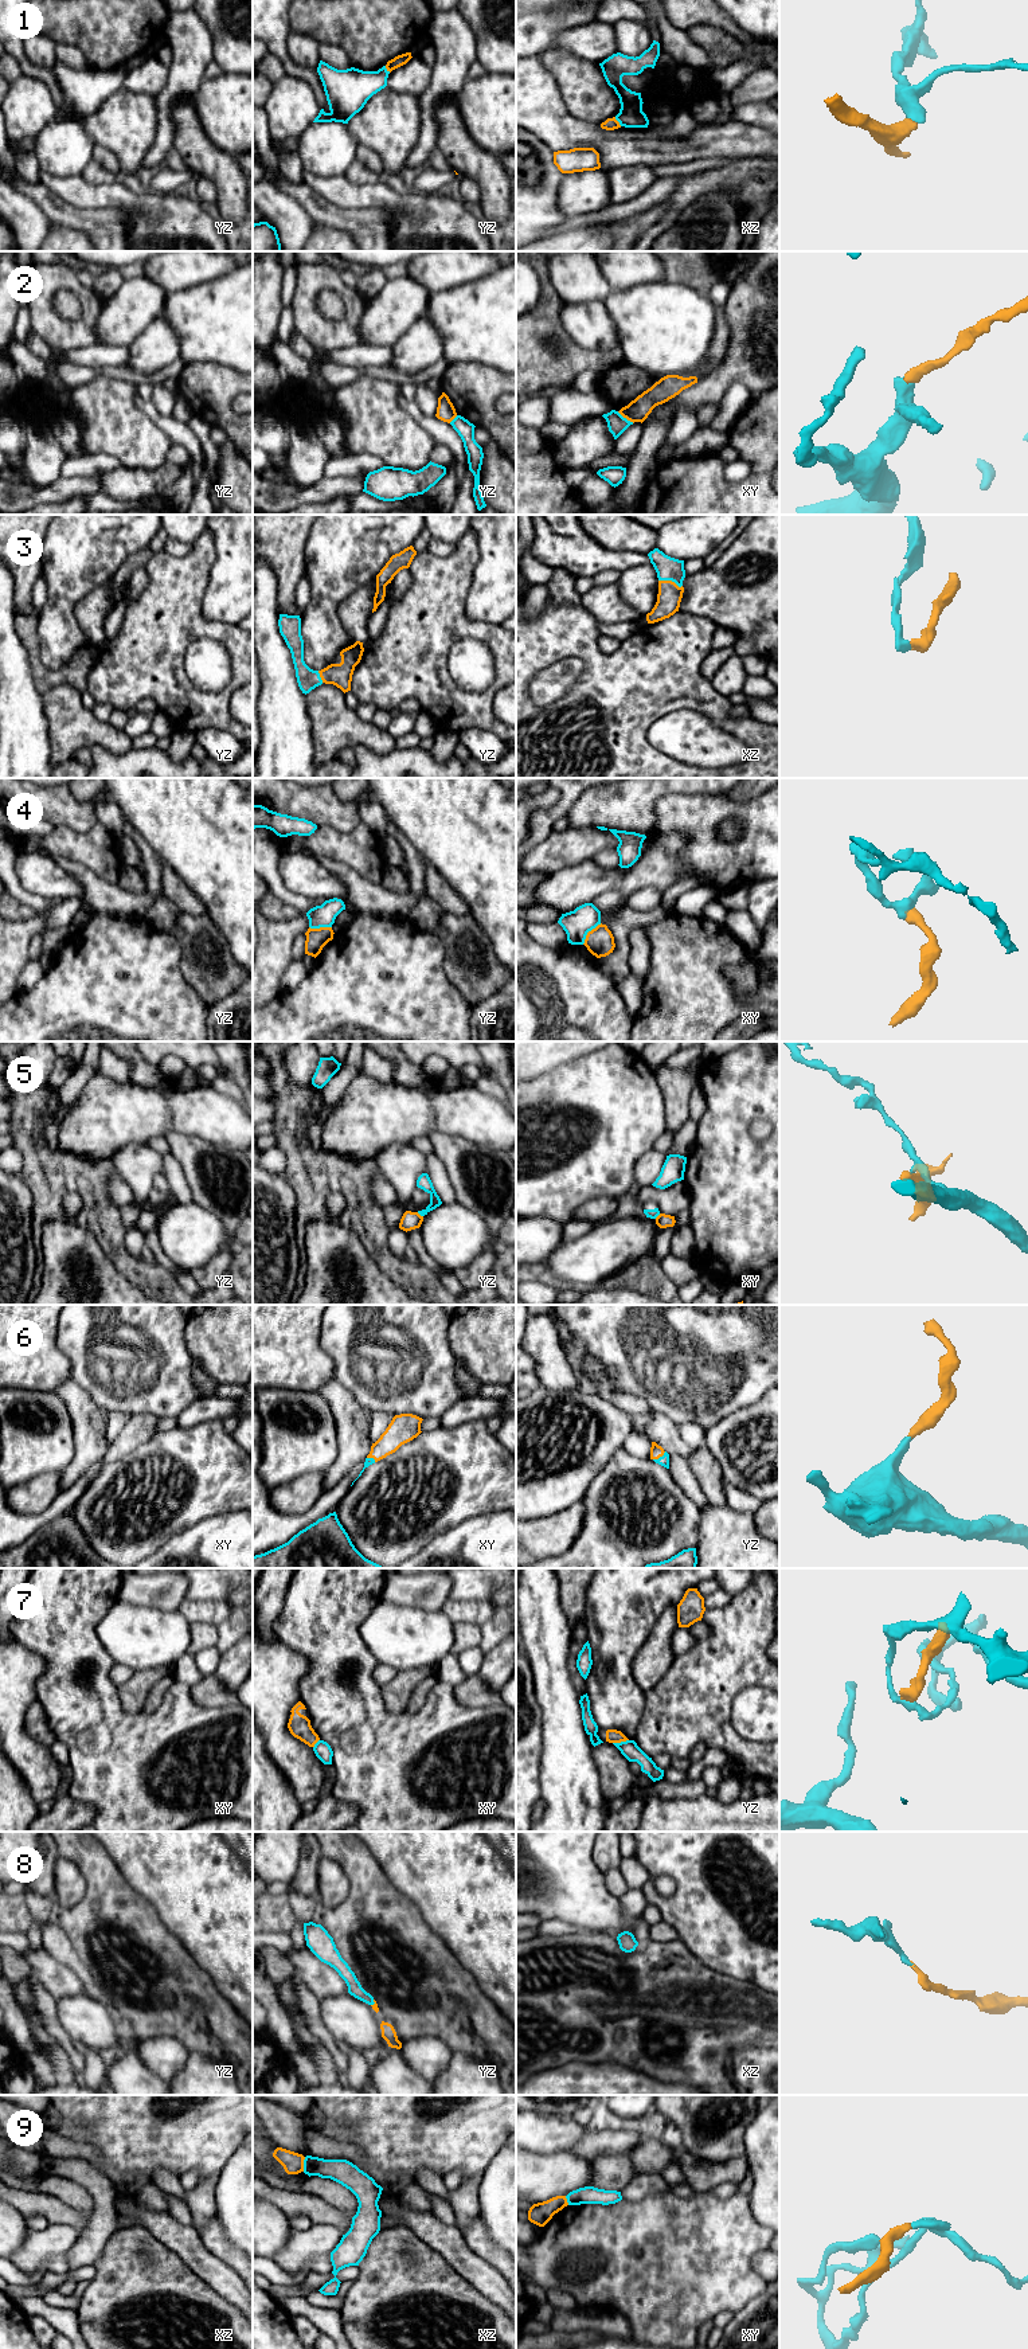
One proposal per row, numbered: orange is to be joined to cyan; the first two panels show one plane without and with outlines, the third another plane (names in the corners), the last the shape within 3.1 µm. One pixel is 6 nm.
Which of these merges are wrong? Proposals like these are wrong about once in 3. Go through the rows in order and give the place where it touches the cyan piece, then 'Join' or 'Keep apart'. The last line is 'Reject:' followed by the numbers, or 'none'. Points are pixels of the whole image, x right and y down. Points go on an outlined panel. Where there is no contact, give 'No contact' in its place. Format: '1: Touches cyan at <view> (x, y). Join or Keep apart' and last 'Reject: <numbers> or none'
1: Touches cyan at xz (617, 120). Keep apart
2: Touches cyan at xy (625, 418). Keep apart
3: Touches cyan at xz (671, 579). Join
4: Touches cyan at xy (589, 930). Keep apart
5: Touches cyan at yz (419, 1214). Keep apart
6: Touches cyan at yz (660, 1457). Join
7: Touches cyan at yz (620, 1743). Keep apart
8: Touches cyan at yz (374, 2002). Join
9: Touches cyan at xz (304, 2164). Join
Reject: 1, 2, 4, 5, 7

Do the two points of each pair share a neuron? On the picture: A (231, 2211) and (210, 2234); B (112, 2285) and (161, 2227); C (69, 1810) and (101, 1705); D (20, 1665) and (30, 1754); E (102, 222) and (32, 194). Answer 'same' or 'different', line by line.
A: different
B: different
C: different
D: same
E: same

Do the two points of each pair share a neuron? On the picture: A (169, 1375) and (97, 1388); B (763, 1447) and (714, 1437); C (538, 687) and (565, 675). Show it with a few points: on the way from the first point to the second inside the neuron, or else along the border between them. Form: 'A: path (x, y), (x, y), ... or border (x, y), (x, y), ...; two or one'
A: path (153, 1394), (145, 1402), (116, 1402); one
B: path (751, 1445), (726, 1439); one
C: path (544, 687), (558, 679); one

